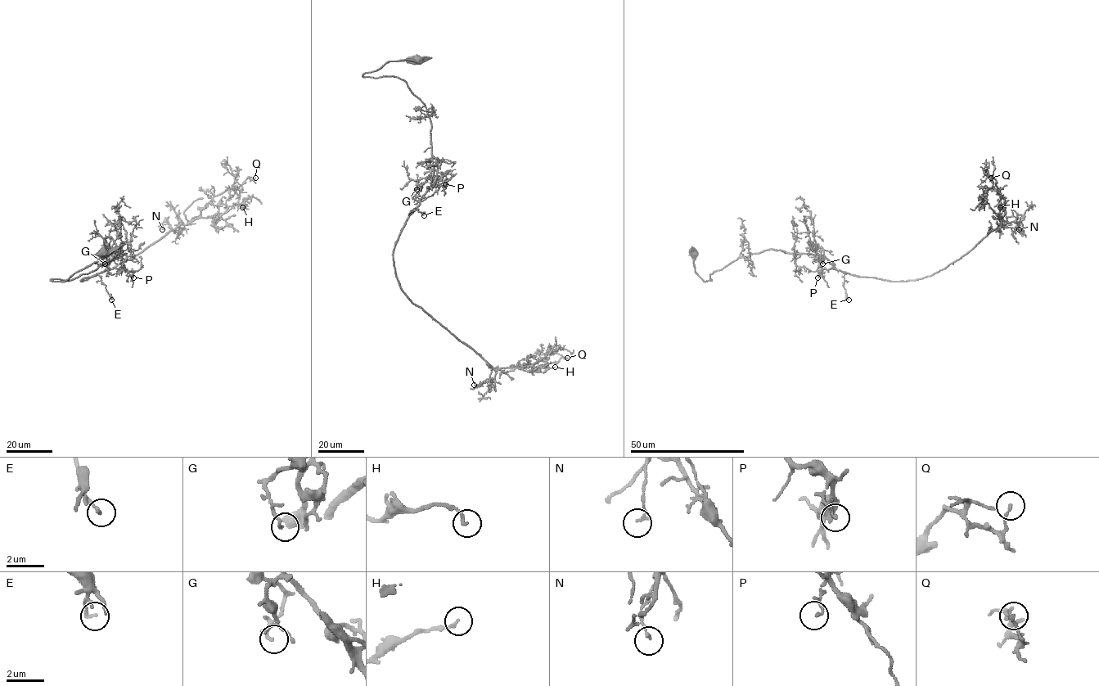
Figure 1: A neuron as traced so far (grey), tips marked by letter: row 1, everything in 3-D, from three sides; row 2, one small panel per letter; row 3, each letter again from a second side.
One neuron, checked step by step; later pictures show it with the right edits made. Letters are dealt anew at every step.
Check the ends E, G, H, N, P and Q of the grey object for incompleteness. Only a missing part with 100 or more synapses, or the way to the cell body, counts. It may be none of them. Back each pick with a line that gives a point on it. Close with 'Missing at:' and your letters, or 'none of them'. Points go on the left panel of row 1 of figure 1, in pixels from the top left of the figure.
Missing at: none of them

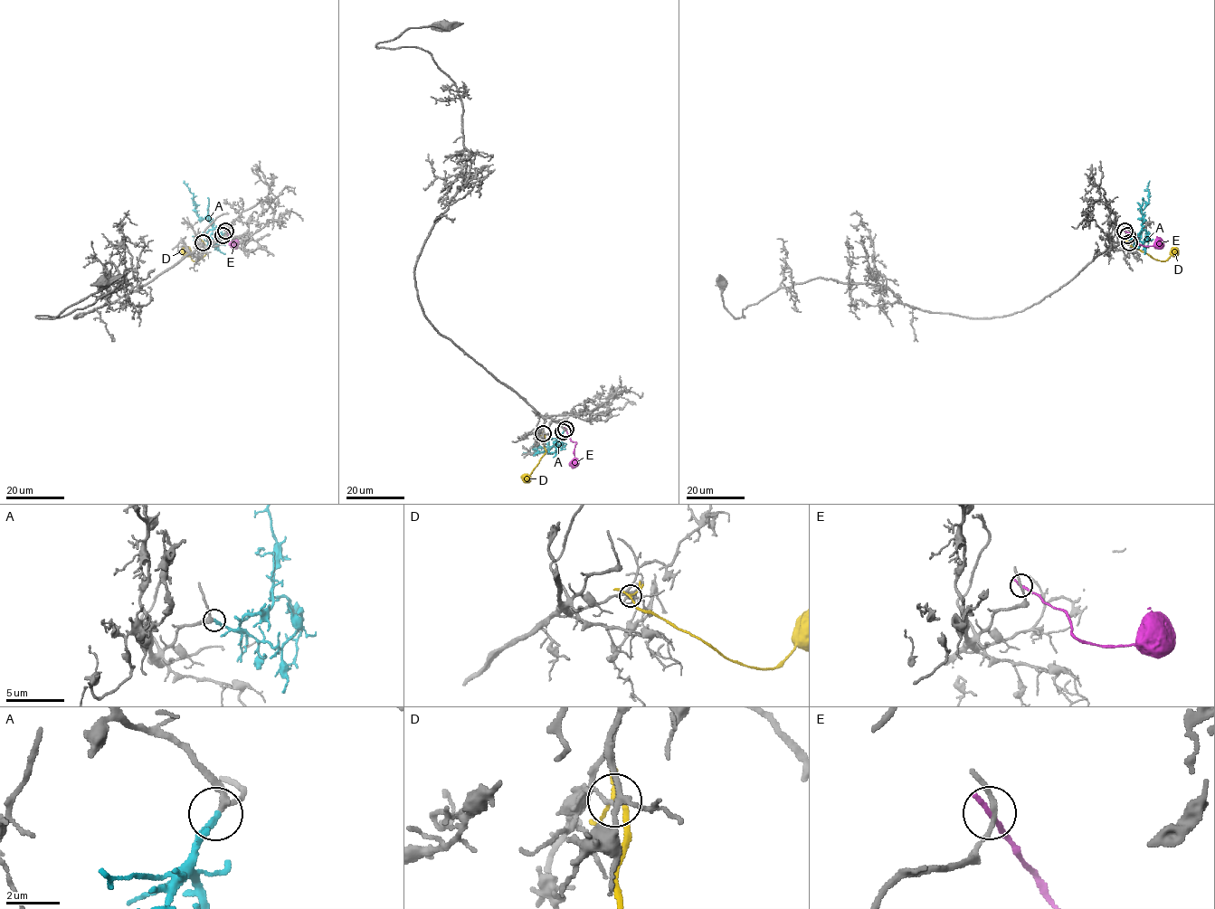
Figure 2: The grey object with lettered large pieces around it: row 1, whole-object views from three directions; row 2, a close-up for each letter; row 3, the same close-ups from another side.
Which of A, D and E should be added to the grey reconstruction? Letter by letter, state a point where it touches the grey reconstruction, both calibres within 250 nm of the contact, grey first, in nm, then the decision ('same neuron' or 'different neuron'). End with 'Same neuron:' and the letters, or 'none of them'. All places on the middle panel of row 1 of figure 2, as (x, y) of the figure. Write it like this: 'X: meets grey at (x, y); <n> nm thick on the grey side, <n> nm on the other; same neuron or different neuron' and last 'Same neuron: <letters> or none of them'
A: meets grey at (563, 431); 240 nm thick on the grey side, 240 nm on the other; same neuron
D: meets grey at (543, 433); 130 nm thick on the grey side, 150 nm on the other; different neuron
E: meets grey at (565, 429); 180 nm thick on the grey side, 240 nm on the other; different neuron
Same neuron: A

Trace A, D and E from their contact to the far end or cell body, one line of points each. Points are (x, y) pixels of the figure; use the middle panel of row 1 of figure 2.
A: (563, 431), (562, 441), (557, 446), (536, 445), (535, 452), (524, 453)
D: (543, 433), (545, 452), (525, 478)
E: (565, 430), (569, 439), (576, 443), (573, 467)

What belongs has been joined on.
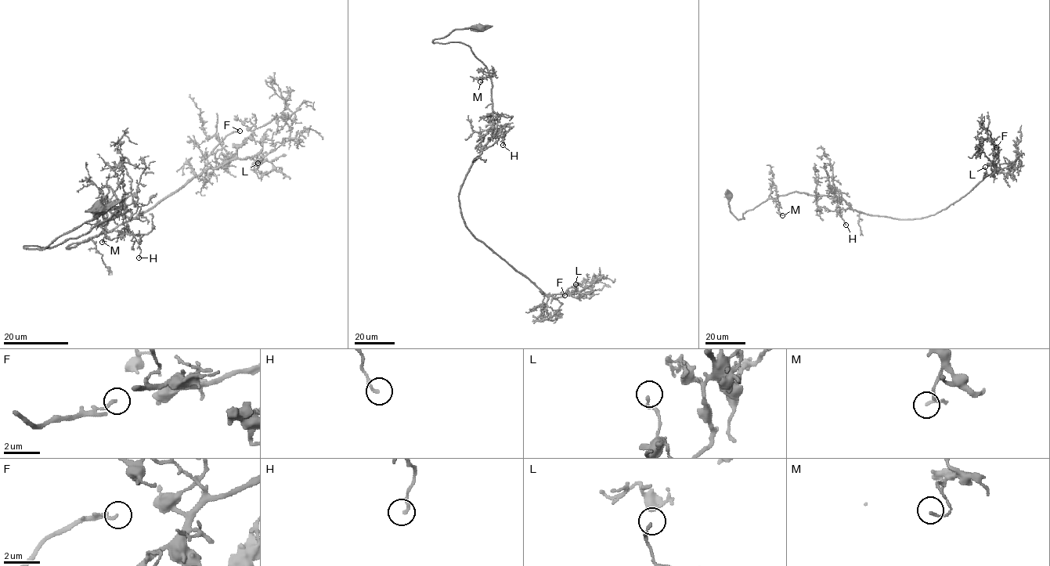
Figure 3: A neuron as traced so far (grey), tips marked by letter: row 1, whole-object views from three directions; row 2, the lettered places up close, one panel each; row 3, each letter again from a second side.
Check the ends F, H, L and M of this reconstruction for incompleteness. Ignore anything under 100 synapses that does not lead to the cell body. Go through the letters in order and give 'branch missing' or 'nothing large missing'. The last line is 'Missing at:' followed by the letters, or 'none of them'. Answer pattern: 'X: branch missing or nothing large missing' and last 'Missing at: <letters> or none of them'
F: branch missing
H: nothing large missing
L: nothing large missing
M: nothing large missing
Missing at: F

